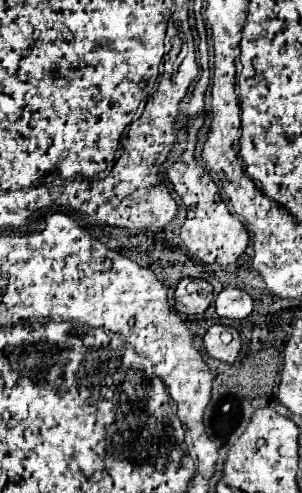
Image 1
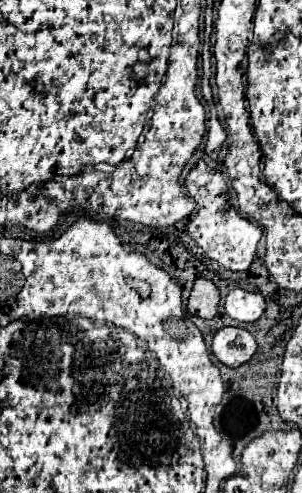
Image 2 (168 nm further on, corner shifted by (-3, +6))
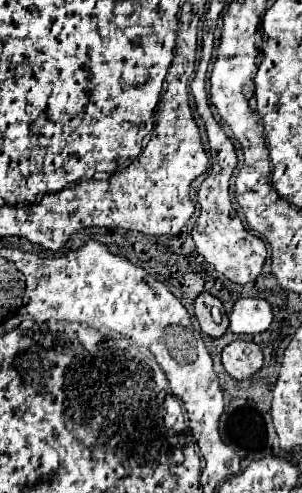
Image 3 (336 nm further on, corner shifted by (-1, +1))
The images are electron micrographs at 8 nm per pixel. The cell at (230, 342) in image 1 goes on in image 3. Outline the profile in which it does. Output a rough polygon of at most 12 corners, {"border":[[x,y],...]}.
{"border":[[235,340],[223,348],[221,362],[235,380],[261,368],[255,342]]}

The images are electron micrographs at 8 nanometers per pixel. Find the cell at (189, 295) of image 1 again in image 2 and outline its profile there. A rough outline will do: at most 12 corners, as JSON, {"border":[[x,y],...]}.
{"border":[[197,279],[187,303],[191,315],[213,319],[219,289]]}

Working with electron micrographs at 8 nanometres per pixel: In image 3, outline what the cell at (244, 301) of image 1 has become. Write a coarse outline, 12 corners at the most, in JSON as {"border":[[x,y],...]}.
{"border":[[241,298],[229,312],[229,330],[259,334],[273,320],[263,298]]}

